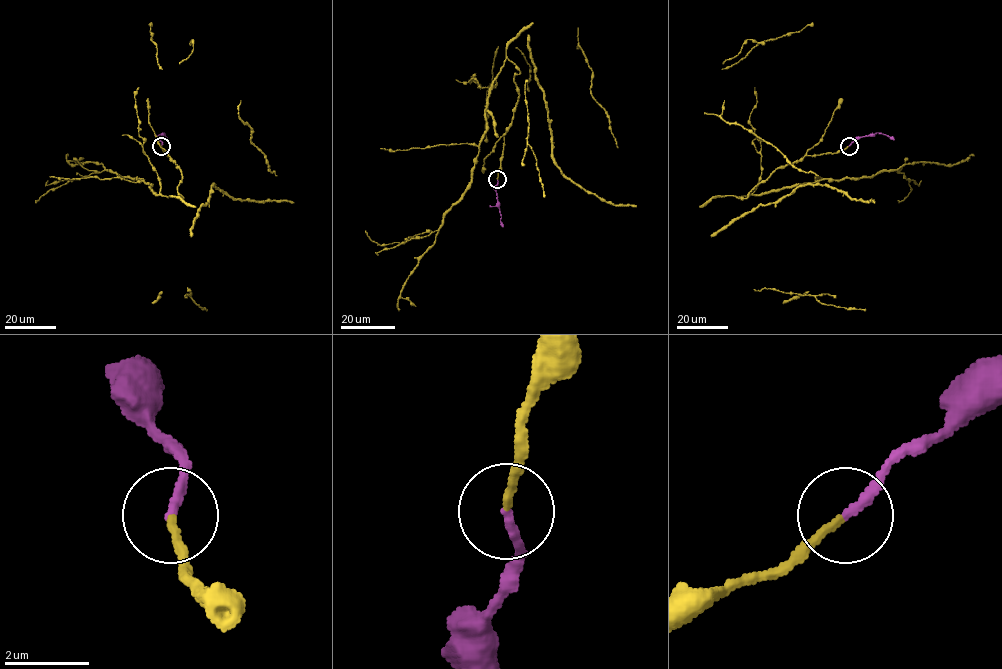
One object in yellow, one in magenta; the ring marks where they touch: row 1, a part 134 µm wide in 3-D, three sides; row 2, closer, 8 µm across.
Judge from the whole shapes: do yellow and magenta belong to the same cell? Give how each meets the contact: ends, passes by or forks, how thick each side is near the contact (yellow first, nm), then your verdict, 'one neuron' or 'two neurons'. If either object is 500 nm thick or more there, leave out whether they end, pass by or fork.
yellow ends | magenta ends | 180/240 nm | one neuron

